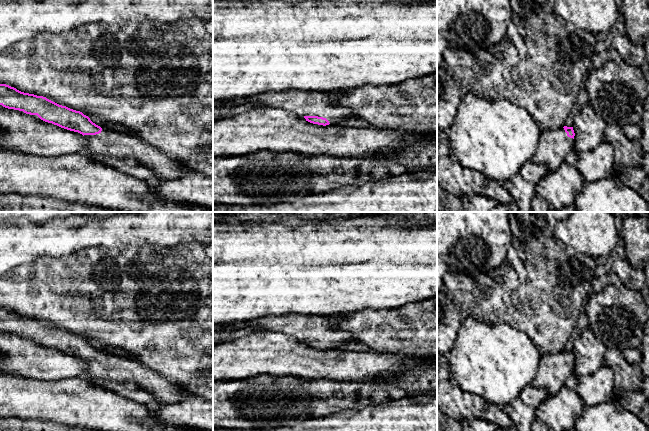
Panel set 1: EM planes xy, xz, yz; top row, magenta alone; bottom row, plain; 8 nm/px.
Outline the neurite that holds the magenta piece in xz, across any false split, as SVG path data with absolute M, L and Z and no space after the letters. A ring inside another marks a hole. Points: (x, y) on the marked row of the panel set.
M286 89L280 92L266 92L248 97L253 107L278 108L303 116L306 121L329 125L339 124L343 119L354 117L349 108L338 105L341 91L304 91Z

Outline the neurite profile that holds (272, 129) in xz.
M256 107L241 114L229 116L221 120L213 121L213 157L227 157L250 154L258 151L272 152L296 152L308 157L328 156L341 158L354 158L360 160L380 160L389 161L379 154L386 149L398 149L406 144L413 144L426 139L425 133L405 132L394 129L352 128L339 124L329 124L326 126L308 122L304 116L298 116L293 112L278 108Z

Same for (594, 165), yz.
M604 140L592 151L570 151L565 162L580 172L584 182L595 182L613 175L614 150Z

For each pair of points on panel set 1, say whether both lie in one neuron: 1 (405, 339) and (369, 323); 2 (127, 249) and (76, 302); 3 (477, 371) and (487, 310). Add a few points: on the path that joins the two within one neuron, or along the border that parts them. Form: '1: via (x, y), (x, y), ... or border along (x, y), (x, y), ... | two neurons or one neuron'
1: via (396, 331), (378, 329) | one neuron
2: via (112, 261), (100, 270), (97, 281), (91, 287) | one neuron
3: border along (468, 315), (486, 322) | two neurons

